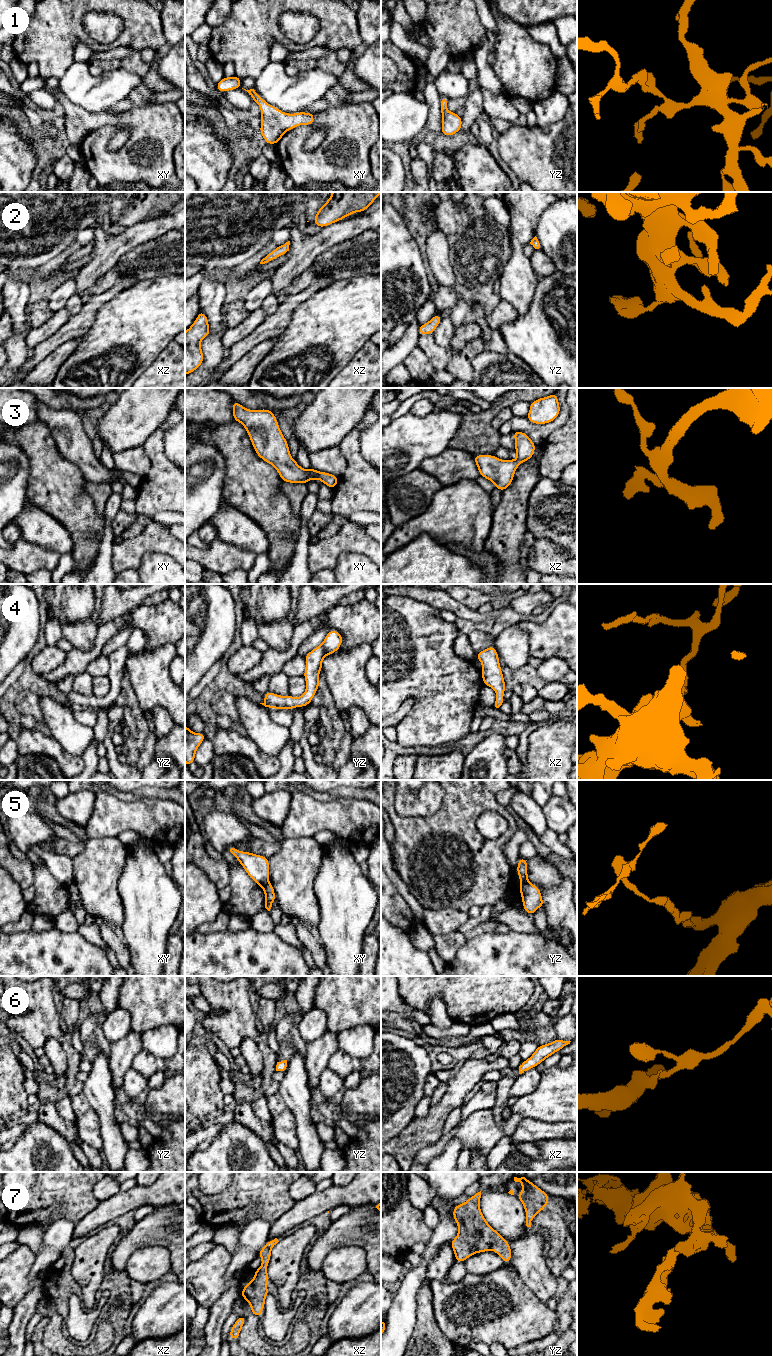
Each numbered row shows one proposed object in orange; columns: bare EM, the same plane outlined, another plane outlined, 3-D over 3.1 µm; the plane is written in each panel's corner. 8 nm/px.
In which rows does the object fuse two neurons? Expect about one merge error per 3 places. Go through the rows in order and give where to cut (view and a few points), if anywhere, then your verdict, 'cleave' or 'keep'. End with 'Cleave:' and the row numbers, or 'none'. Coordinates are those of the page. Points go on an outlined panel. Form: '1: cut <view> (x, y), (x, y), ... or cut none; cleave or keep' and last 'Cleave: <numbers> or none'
1: cut none; keep
2: cut none; keep
3: cut none; keep
4: cut none; keep
5: cut yz (521, 882), (530, 884); cleave
6: cut none; keep
7: cut none; keep
Cleave: 5

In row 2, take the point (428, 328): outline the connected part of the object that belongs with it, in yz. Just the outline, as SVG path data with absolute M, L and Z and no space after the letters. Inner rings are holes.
M436 314L431 320L423 325L419 326L419 335L433 334L439 323L442 321L442 317Z

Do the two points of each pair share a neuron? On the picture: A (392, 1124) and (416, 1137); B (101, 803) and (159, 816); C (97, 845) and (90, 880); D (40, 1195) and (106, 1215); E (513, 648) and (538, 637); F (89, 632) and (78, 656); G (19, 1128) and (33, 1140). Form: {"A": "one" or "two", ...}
{"A": "two", "B": "one", "C": "one", "D": "two", "E": "two", "F": "two", "G": "two"}

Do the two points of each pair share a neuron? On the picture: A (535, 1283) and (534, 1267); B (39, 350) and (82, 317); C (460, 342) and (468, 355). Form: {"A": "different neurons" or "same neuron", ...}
{"A": "same neuron", "B": "same neuron", "C": "different neurons"}

